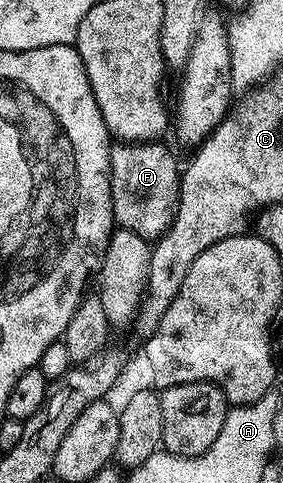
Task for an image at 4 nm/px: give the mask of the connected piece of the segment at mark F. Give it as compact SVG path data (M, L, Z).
M162 141L121 142L111 147L111 203L113 216L122 229L158 240L171 227L179 203L181 162Z

